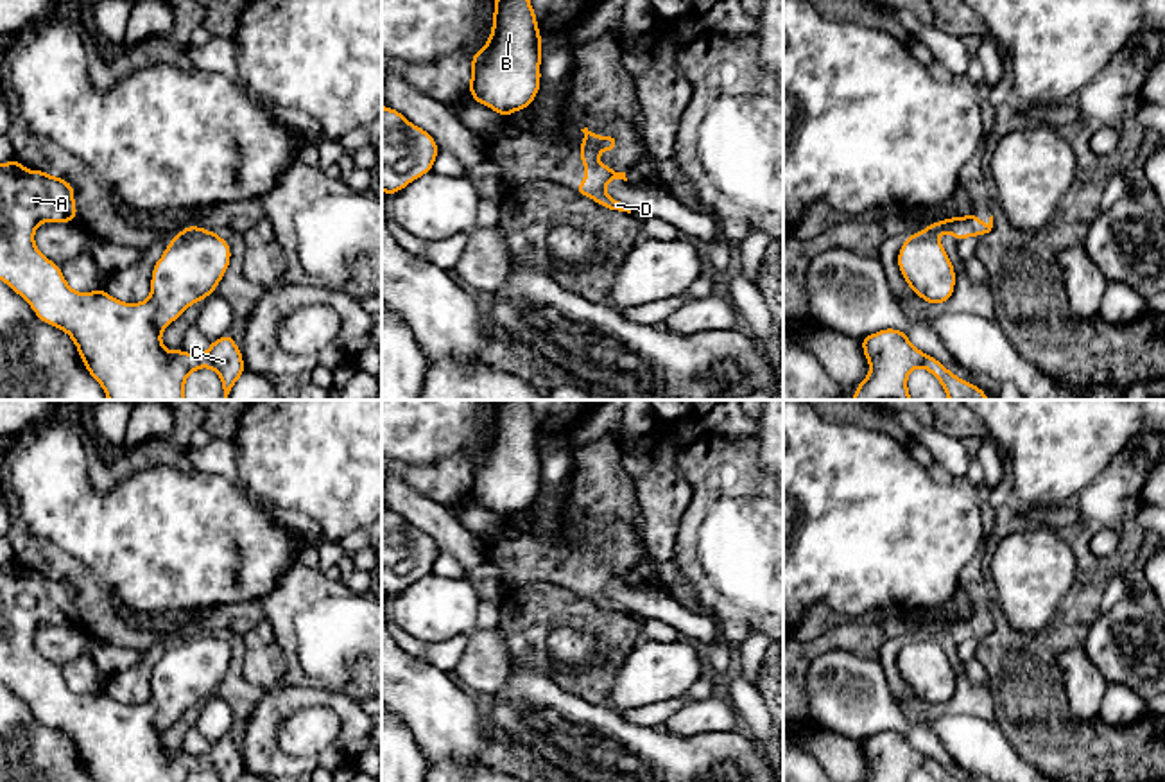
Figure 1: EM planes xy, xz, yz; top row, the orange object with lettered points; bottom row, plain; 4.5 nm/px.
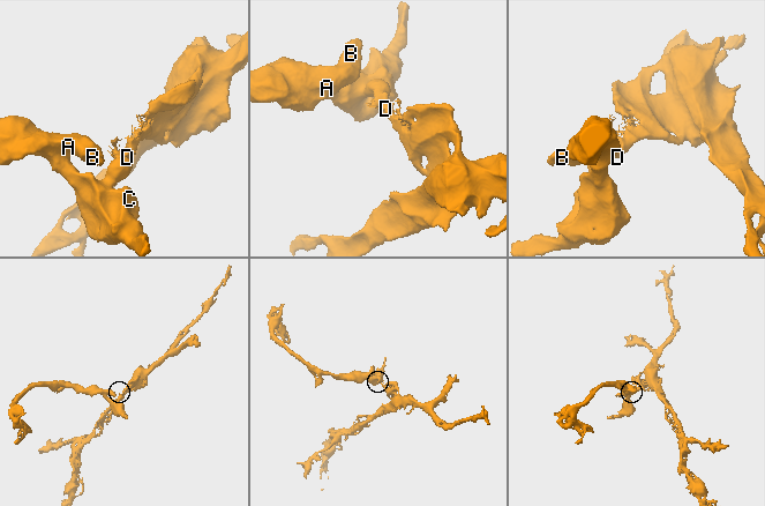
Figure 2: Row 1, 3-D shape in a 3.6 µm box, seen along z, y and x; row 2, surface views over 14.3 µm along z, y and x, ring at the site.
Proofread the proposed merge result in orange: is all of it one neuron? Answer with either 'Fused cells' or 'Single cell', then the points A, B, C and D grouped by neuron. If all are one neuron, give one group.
Fused cells. Groups: A B C / D

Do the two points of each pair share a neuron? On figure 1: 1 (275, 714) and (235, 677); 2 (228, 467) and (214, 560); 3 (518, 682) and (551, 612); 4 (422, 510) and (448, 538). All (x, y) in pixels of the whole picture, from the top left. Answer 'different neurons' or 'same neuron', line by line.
1: different neurons
2: different neurons
3: different neurons
4: same neuron

